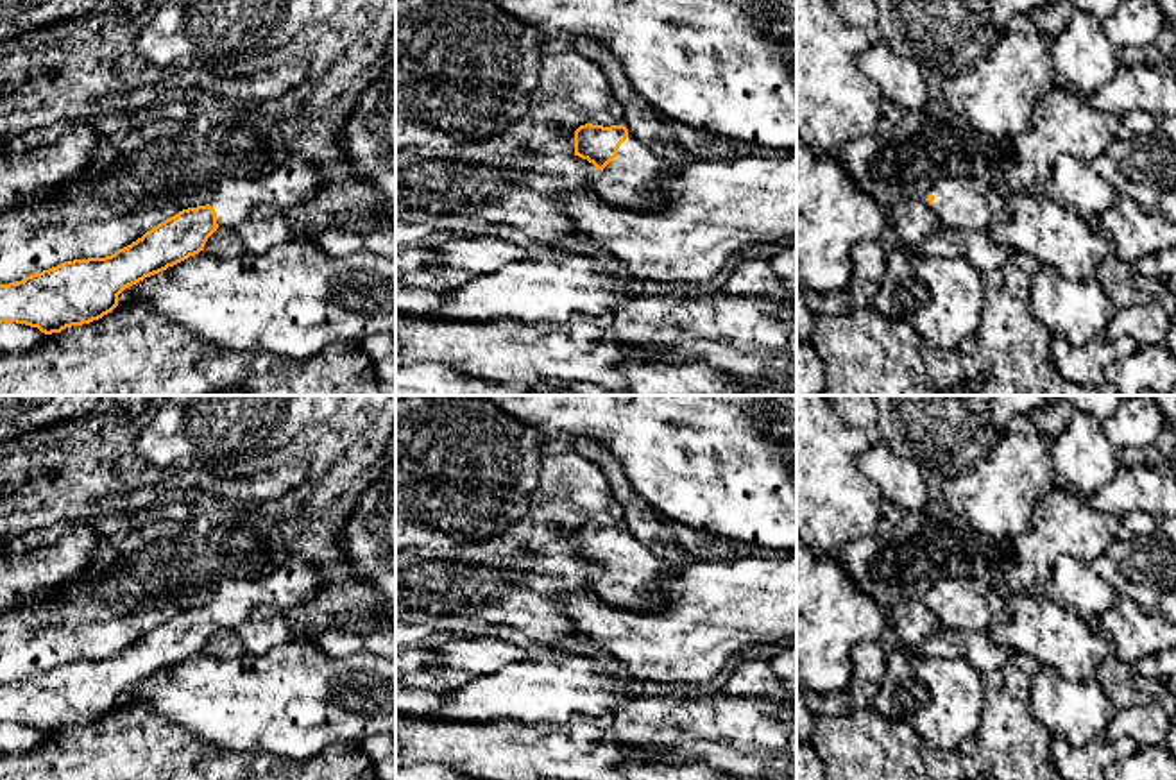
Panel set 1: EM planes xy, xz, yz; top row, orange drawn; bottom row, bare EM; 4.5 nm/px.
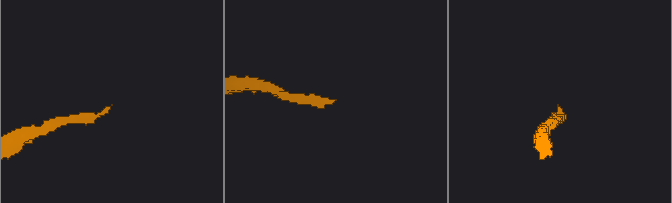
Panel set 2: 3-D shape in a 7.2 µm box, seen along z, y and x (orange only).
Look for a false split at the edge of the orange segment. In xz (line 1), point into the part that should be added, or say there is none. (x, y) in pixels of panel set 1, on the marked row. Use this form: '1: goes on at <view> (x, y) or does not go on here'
1: goes on at xz (634, 170)

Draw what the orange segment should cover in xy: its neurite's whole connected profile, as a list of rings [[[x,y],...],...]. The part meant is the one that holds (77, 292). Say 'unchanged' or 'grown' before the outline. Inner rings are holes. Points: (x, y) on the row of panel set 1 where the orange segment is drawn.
grown | [[[294,152],[281,166],[265,175],[220,175],[213,199],[206,206],[179,211],[111,256],[64,261],[48,270],[30,274],[21,281],[0,284],[0,324],[25,324],[52,335],[98,320],[118,306],[118,295],[125,288],[199,254],[215,231],[234,231],[247,215],[263,204],[286,211],[311,199],[319,188],[317,168]]]

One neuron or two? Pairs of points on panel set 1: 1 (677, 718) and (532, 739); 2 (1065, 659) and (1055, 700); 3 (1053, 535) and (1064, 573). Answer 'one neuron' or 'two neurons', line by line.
1: one neuron
2: two neurons
3: two neurons

